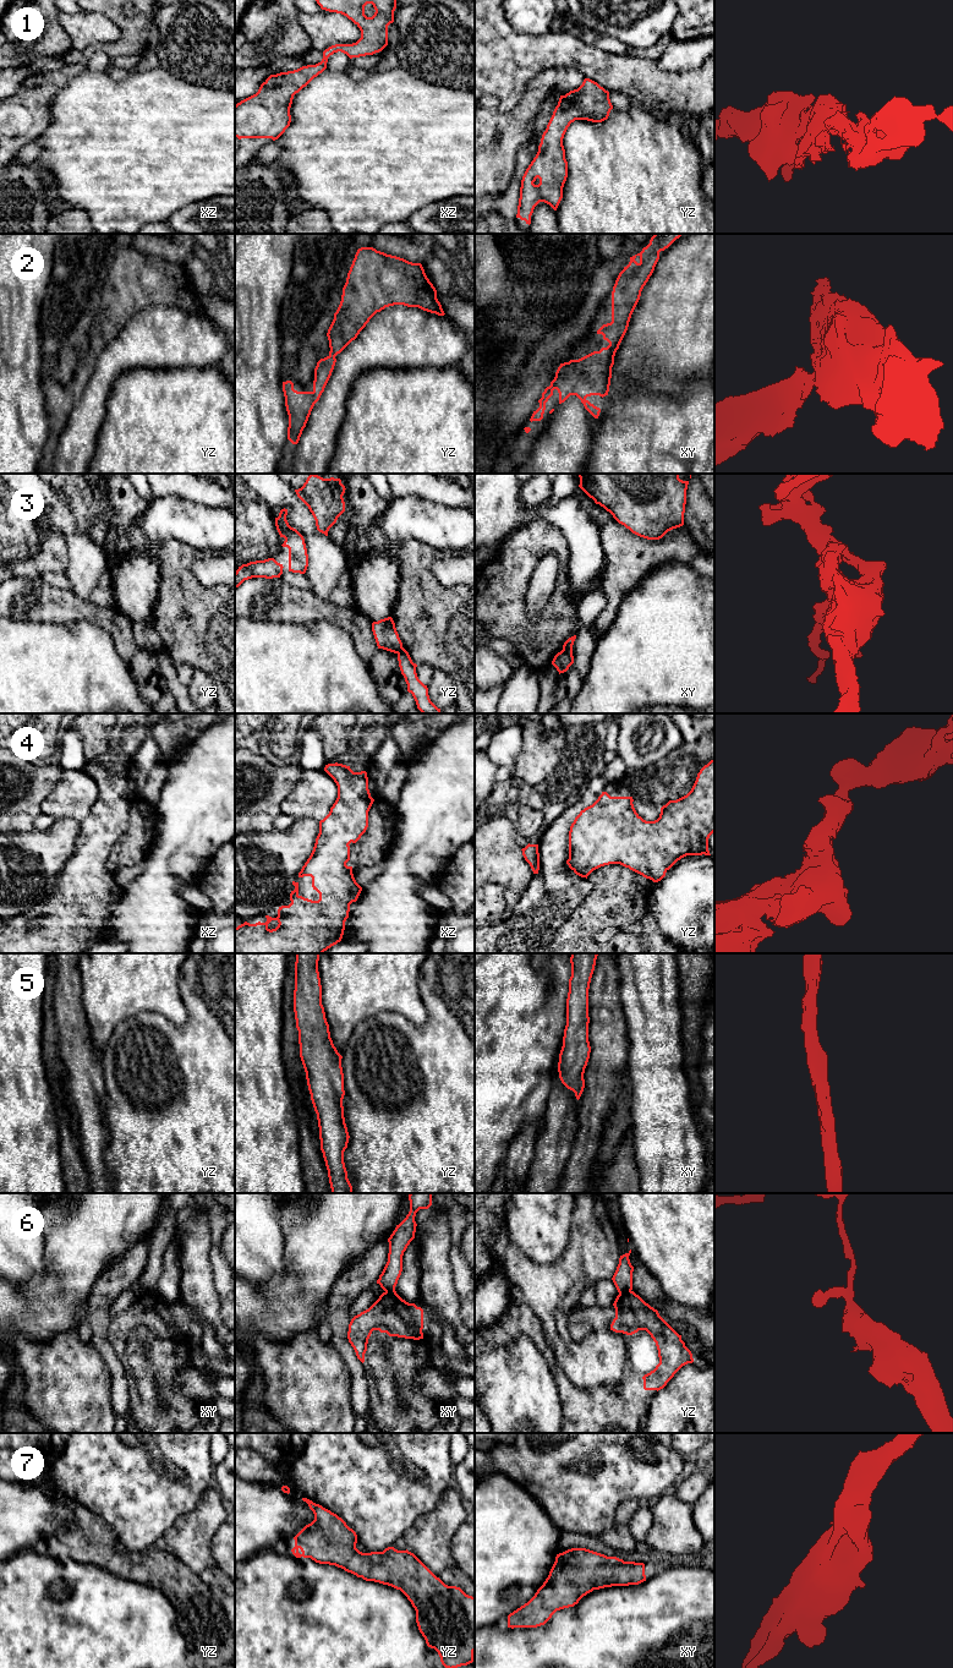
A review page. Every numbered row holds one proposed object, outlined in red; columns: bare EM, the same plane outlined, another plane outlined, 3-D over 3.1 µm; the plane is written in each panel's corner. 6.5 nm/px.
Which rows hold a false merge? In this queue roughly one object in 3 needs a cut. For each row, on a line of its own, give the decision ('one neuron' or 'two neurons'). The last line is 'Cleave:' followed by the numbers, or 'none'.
1: one neuron
2: one neuron
3: two neurons
4: one neuron
5: one neuron
6: two neurons
7: one neuron
Cleave: 3, 6

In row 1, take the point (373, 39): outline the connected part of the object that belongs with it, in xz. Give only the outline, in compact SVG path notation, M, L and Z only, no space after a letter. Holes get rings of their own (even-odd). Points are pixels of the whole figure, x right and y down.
M316 0L322 10L336 12L351 20L361 31L361 38L352 44L335 44L323 51L323 59L316 65L302 66L294 71L270 75L258 92L235 105L235 137L278 140L290 126L290 108L294 95L306 87L314 77L327 69L328 58L341 51L350 59L373 55L388 45L388 26L394 22L396 0ZM372 4L376 12L372 17L365 15L365 6Z

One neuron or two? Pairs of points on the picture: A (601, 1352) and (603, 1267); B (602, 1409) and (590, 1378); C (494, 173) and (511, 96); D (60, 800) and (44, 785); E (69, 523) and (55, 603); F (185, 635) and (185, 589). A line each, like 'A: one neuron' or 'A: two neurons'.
A: one neuron
B: two neurons
C: two neurons
D: two neurons
E: two neurons
F: one neuron

